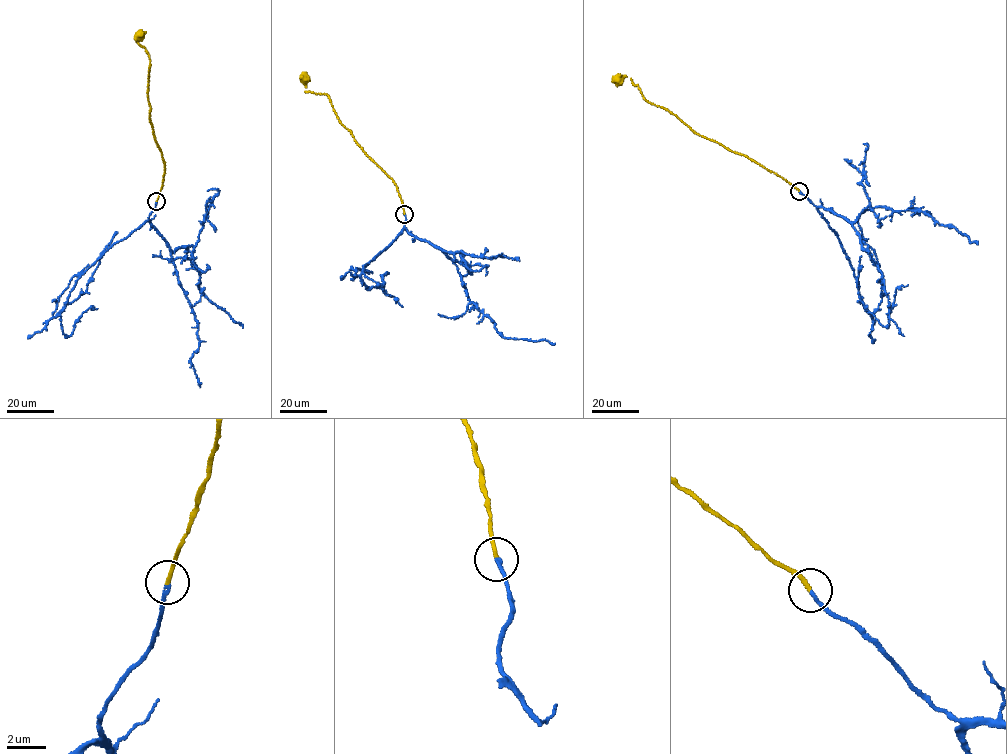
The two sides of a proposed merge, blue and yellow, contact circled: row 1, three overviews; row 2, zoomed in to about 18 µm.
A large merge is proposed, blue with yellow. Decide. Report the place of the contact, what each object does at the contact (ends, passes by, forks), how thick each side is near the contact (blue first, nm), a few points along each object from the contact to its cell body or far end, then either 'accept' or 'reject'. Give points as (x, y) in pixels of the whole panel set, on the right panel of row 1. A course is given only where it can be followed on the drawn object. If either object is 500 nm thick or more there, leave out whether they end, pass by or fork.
(799, 191) | blue ends | yellow ends | 150/180 nm | blue via (799, 191), (836, 232), (860, 299), (872, 314), (881, 301), (882, 276), (858, 216) | yellow via (799, 191), (748, 157), (696, 134), (674, 114), (648, 102), (630, 78), (617, 76), (612, 80) | accept

